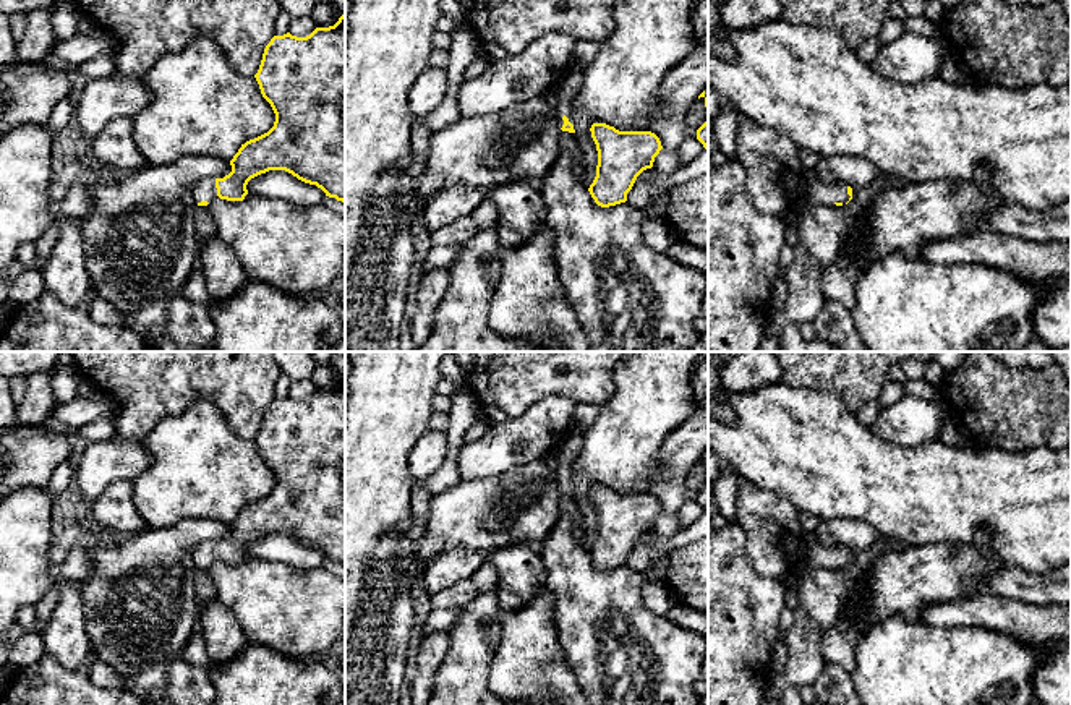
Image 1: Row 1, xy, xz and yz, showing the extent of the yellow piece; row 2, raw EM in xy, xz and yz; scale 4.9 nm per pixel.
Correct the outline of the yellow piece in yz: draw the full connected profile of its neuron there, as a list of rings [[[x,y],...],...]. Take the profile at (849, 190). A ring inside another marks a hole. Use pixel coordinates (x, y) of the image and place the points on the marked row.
[[[804,170],[800,207],[810,204],[844,206],[852,199],[852,188],[843,182],[825,183],[815,170]]]

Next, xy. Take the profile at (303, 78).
[[[345,15],[334,26],[316,28],[306,37],[290,32],[274,36],[254,78],[275,113],[274,126],[241,144],[230,160],[228,175],[198,182],[193,188],[194,203],[207,206],[217,198],[243,201],[248,182],[269,170],[285,170],[345,203]]]

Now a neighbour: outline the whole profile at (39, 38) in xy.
[[[34,10],[26,15],[26,31],[16,44],[16,60],[21,63],[42,62],[55,45],[52,10]]]

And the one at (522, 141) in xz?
[[[543,96],[497,113],[462,117],[433,133],[426,164],[416,170],[415,199],[423,211],[434,193],[455,183],[467,183],[481,193],[509,182],[538,183],[561,154],[559,135],[556,110]]]

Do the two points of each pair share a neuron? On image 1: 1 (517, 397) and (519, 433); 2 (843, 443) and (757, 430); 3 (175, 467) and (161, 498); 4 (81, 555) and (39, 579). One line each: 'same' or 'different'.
1: different
2: same
3: same
4: different

